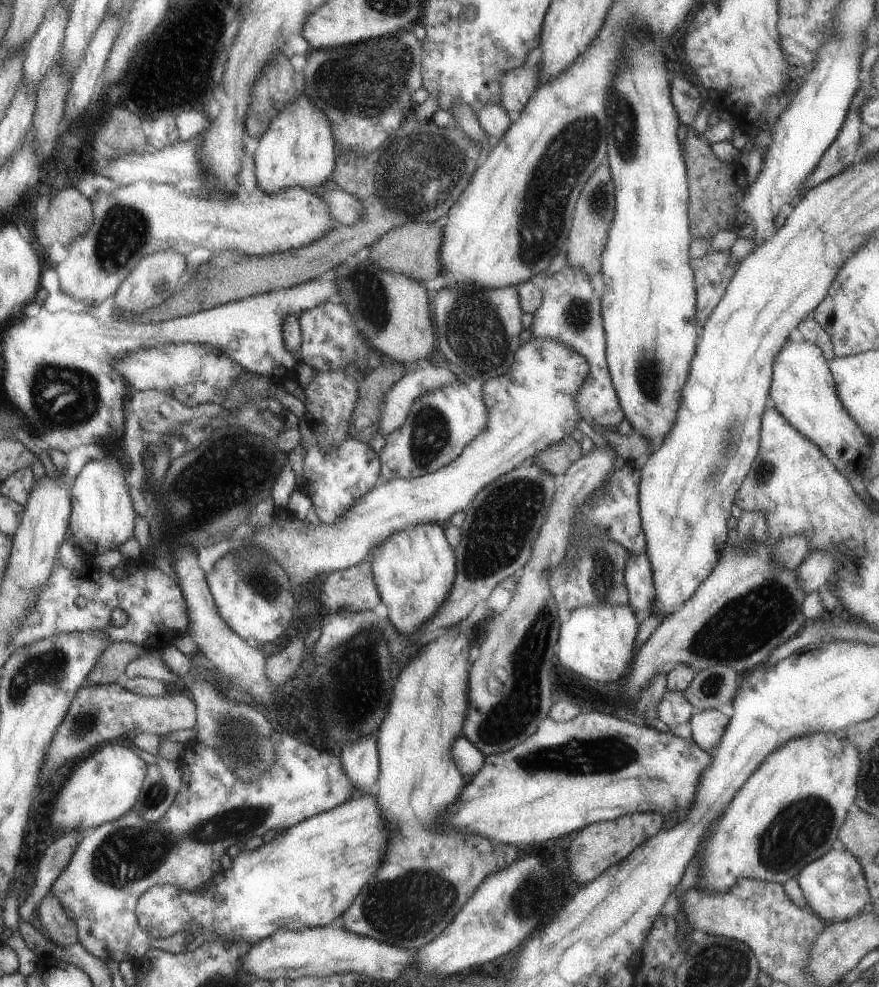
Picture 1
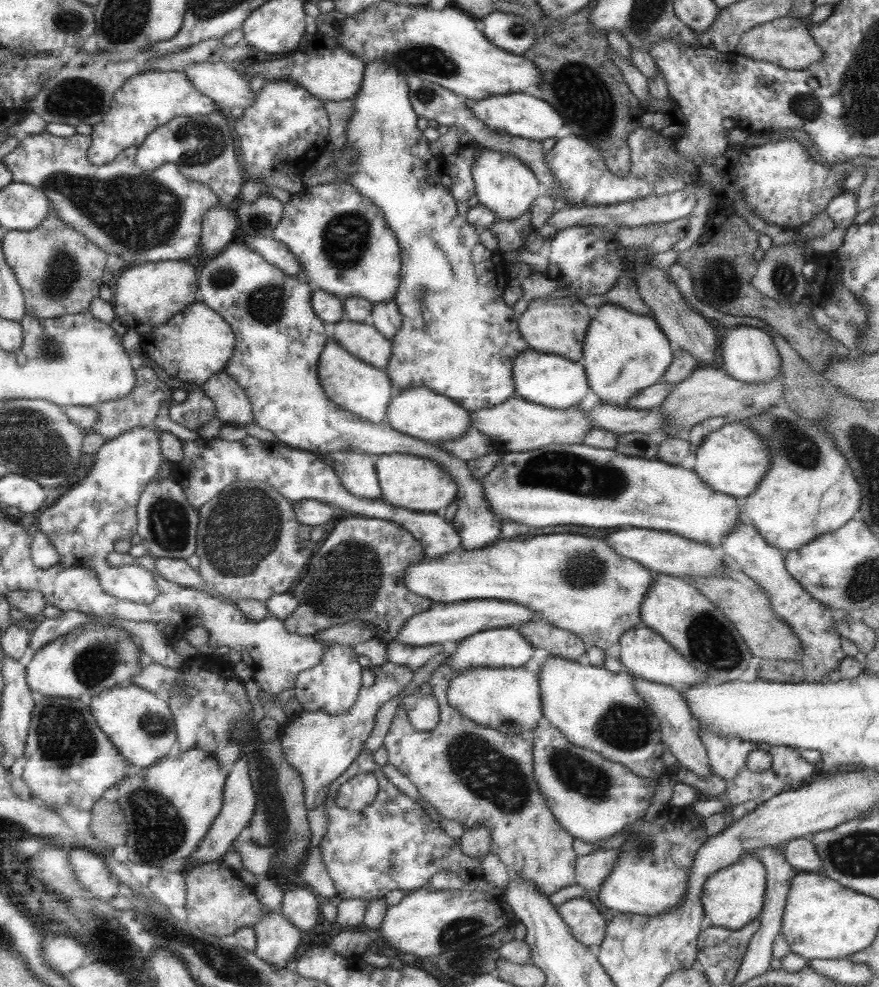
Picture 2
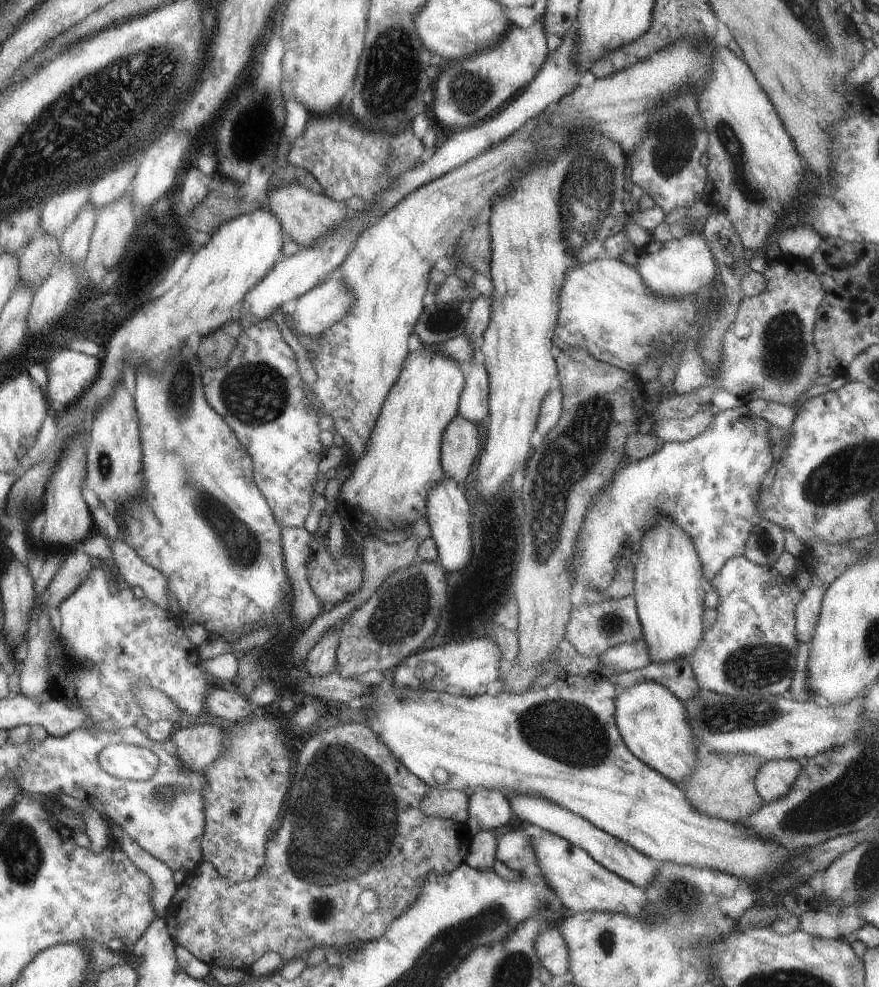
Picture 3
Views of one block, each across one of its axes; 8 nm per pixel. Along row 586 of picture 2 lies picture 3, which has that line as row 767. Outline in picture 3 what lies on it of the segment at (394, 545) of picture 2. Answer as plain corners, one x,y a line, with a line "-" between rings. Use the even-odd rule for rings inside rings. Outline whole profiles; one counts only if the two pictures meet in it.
349,722
326,725
308,738
302,749
298,752
296,760
296,772
290,782
290,792
284,798
284,810
282,818
278,820
278,825
265,844
265,861
263,867
255,874
254,878
247,881
229,883
222,878
216,869
208,862
202,861
198,866
187,873
184,883
176,886
171,903
167,909
166,920
170,934
176,945
181,945
192,954
209,964
211,967
222,967
227,969
248,970
259,958
266,953
278,953
285,963
292,961
299,955
305,956
316,946
324,949
334,947
342,952
362,946
368,941
380,938
383,932
401,914
404,914
409,906
417,902
417,898
424,884
426,877
430,873
448,873
453,871
458,865
465,862
469,853
469,846
473,835
470,834
466,823
459,823
452,819
433,817
425,815
419,807
421,800
432,790
421,778
414,776
395,756
391,750
377,737
377,734
362,722
-
372,852
388,852
380,860
372,864
-
373,889
378,895
378,908
373,912
364,912
358,902
358,897
364,890

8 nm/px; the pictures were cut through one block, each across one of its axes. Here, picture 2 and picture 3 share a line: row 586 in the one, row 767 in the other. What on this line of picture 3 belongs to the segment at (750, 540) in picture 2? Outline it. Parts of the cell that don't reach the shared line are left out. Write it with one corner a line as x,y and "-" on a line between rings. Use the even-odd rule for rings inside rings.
772,759
760,767
755,776
755,787
765,803
776,801
790,792
801,774
803,761

